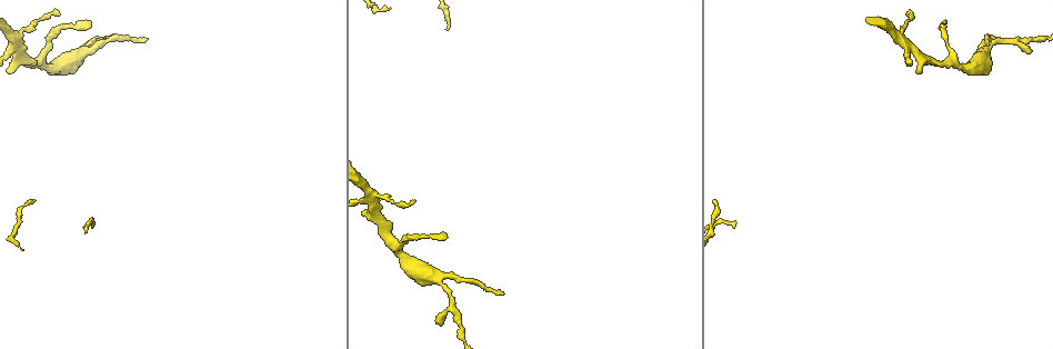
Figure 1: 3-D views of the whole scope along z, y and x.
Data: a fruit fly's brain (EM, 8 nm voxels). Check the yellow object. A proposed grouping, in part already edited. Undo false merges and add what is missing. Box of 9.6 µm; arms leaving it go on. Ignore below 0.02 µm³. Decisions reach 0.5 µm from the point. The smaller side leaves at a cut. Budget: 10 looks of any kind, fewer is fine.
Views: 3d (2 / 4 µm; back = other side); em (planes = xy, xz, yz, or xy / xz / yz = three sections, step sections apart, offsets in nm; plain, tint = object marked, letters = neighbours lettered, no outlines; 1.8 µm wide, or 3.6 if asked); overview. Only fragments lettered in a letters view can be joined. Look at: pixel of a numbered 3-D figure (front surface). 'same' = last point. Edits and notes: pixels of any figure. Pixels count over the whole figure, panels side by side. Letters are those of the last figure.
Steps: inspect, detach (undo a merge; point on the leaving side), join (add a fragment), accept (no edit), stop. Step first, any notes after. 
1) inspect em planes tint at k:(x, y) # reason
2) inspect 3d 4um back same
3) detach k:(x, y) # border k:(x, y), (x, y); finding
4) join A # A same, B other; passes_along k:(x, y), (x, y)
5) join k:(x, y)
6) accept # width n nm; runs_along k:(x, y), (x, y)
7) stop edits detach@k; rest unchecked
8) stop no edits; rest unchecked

inspect em xz step 4 tint at 1:(369, 203) # sharp bend

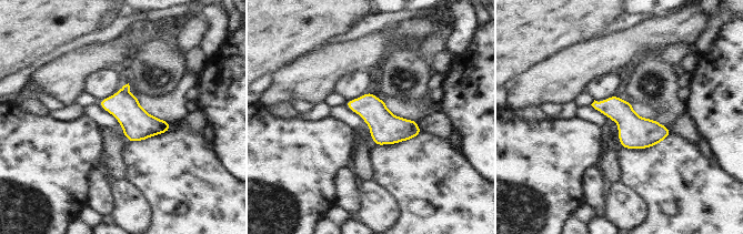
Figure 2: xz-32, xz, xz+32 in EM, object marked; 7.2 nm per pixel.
inspect em xz step 4 letters same # see the neighbours

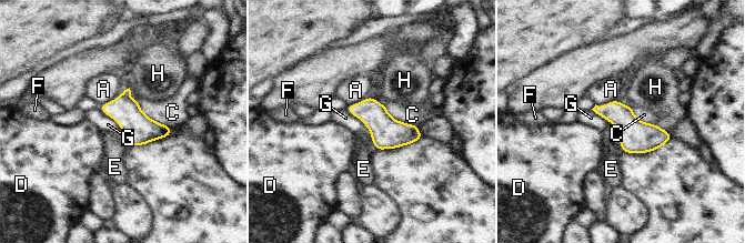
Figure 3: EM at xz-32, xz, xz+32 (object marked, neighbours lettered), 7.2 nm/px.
accept # A other, C other, D other, E other, F other, G other, H other; border 3:(98, 107), (120, 128); one neuron here

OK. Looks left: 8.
inspect 3d 4um at 1:(89, 20) # an open end

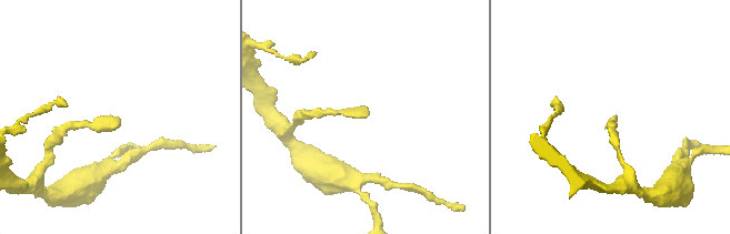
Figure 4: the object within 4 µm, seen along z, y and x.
inspect em planes tint at 4:(114, 117) # shape alone is not enough

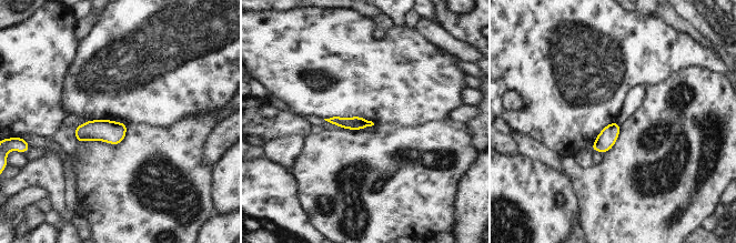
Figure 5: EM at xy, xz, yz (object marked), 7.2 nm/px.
inspect em planes letters same

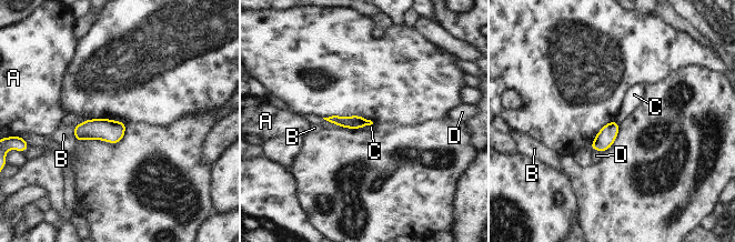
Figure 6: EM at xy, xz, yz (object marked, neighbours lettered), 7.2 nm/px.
accept # longest_contact B 120 nm; A other, B other, C other, D other; runs_along 6:(331, 119), (348, 122), (368, 122); no lettered fragment goes on from it

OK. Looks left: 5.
inspect 3d 4um at 1:(1029, 51)

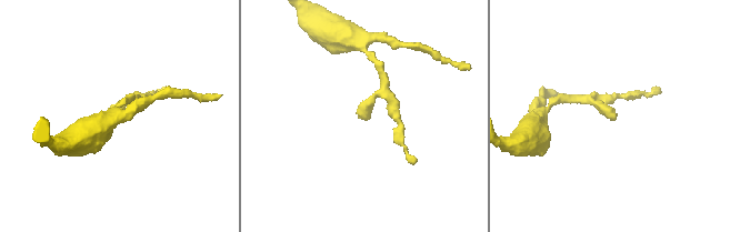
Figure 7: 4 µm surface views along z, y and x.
inspect em 3.6um planes letters at 7:(616, 119) # need the tissue

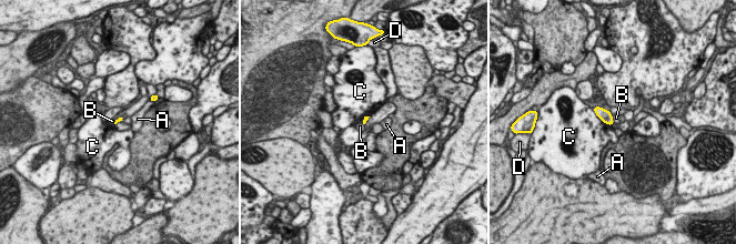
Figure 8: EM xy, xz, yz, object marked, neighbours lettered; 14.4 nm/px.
accept # longest_contact C 400 nm; A other, B other, C other, D other; border 8:(592, 108), (604, 122), (612, 125); none of them fits

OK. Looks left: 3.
inspect 3d 2um at 1:(146, 39) # an open end

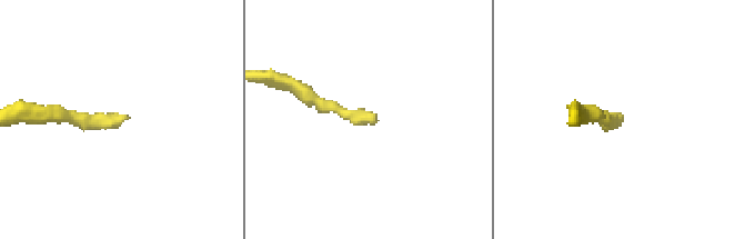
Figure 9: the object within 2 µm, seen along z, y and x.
inspect em yz step 8 letters at 9:(126, 115) # need the tissue

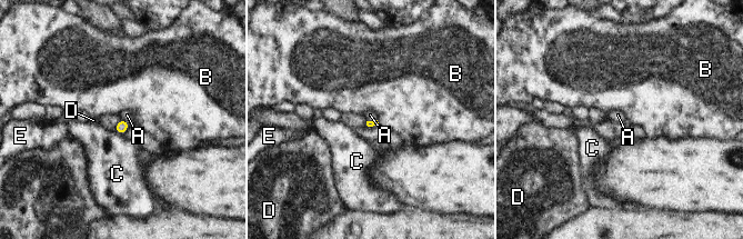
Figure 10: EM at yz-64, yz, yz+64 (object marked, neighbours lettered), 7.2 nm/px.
inspect em planes letters same

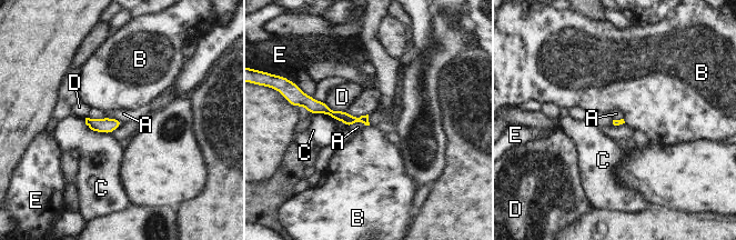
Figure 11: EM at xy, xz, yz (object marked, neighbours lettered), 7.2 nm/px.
accept # longest_contact C 240 nm; A other, B other, C other, D other, E other; border 11:(365, 124), (354, 122), (348, 127); no lettered fragment goes on from it

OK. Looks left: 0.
stop no edits; rest unchecked

